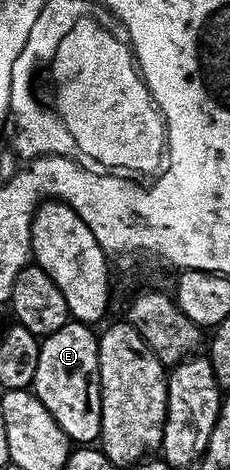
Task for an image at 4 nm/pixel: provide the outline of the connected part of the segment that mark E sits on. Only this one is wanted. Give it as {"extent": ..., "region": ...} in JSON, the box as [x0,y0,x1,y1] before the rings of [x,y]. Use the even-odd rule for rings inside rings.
{"extent":[32,320,102,443],"region":[[[69,320],[60,331],[41,338],[40,363],[36,363],[36,379],[32,392],[48,407],[48,415],[60,423],[71,442],[94,443],[102,436],[100,427],[100,371],[98,370],[98,338],[89,324]]]}

